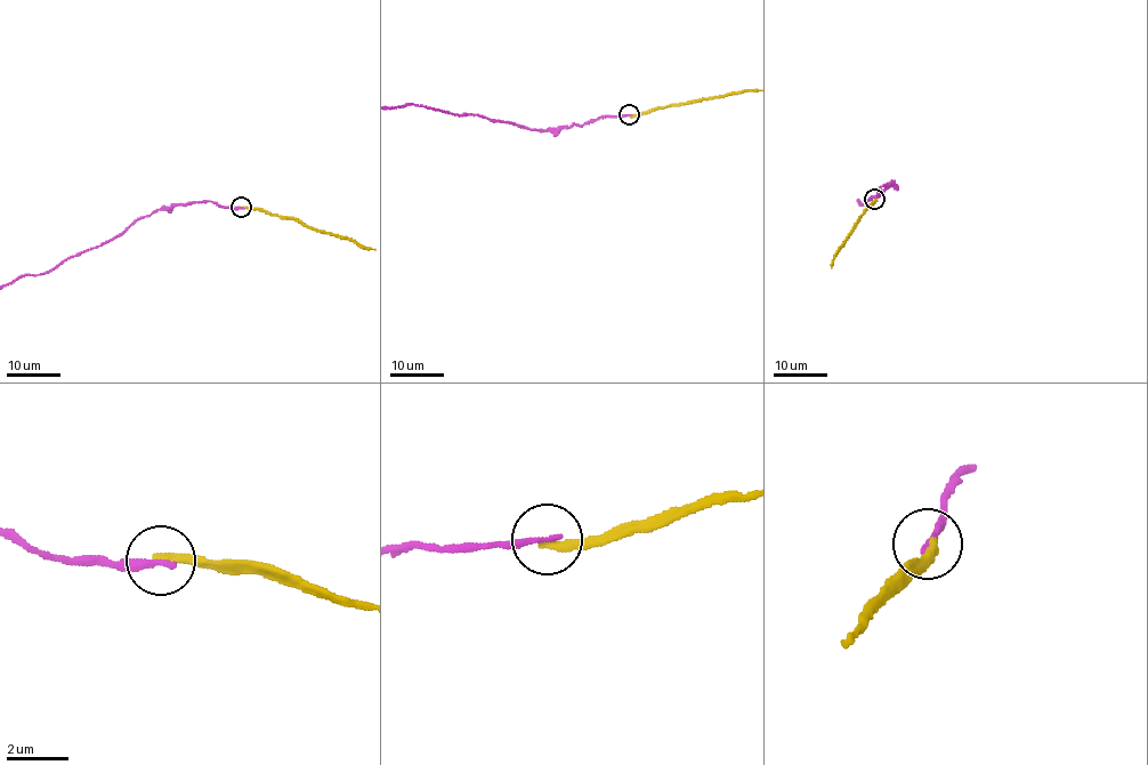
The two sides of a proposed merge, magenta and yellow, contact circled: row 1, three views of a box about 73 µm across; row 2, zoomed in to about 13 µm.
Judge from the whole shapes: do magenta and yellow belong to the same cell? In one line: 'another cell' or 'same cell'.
another cell

